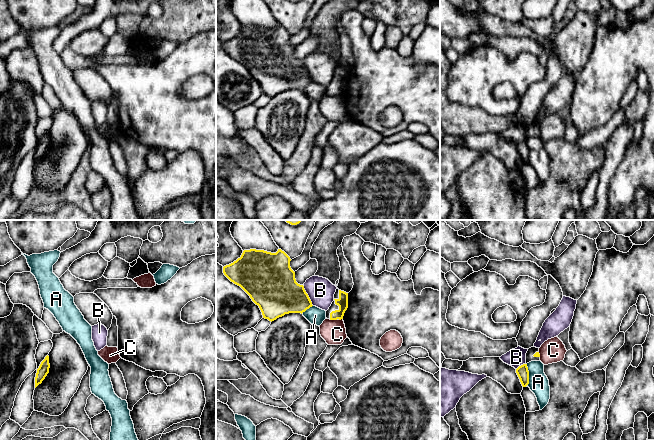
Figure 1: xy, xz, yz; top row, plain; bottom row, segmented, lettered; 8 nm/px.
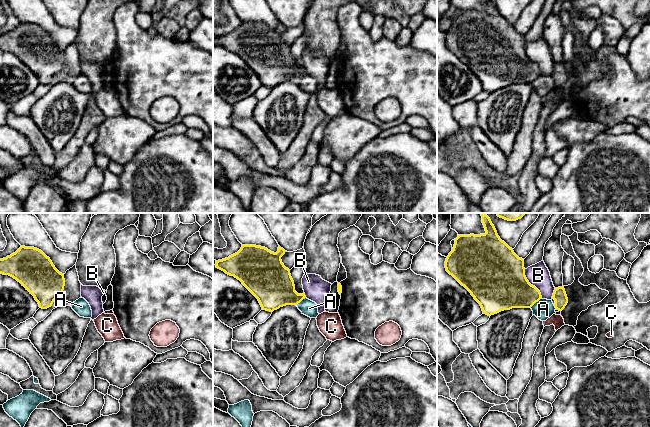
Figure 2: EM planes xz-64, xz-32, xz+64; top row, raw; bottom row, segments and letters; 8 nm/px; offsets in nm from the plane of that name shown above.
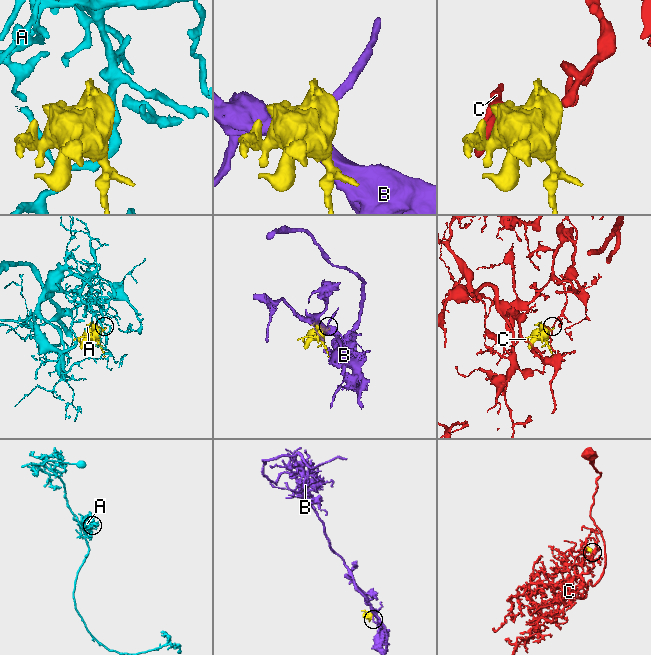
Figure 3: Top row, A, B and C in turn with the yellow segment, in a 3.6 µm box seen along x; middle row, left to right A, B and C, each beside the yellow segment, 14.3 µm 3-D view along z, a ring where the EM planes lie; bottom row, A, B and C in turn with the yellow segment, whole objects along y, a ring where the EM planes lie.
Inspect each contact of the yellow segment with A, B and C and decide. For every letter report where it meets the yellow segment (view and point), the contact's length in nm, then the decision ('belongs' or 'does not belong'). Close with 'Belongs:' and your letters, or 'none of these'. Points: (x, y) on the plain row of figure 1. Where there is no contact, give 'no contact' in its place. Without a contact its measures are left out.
A: meets yellow in yz at (528, 150); contact 170 nm long; does not belong
B: meets yellow in xz at (308, 72); contact 180 nm long; does not belong
C: meets yellow in xz at (333, 95); contact 60 nm long; does not belong
Belongs: none of these

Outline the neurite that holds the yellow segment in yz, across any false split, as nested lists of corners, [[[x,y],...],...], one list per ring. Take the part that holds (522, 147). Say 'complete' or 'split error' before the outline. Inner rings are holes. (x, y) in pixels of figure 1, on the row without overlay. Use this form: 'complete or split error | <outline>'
complete | [[[523,140],[516,145],[516,149],[523,163],[529,160],[529,147],[527,140]]]

